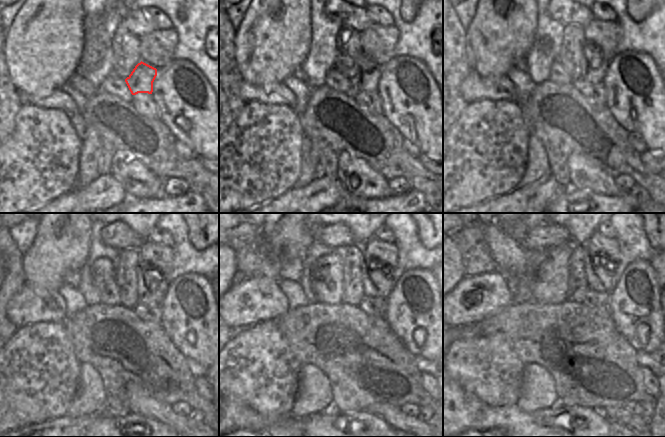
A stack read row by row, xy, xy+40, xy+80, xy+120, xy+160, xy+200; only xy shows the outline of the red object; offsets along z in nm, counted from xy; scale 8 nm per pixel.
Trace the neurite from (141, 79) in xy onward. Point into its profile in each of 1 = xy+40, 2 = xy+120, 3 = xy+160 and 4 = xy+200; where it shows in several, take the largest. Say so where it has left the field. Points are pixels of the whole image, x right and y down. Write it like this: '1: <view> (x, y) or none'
1: xy+40 (367, 78)
2: xy+120 (151, 286)
3: xy+160 (376, 283)
4: xy+200 (599, 278)

